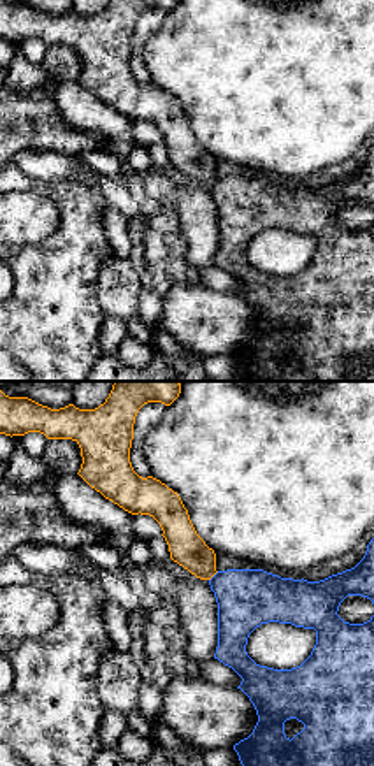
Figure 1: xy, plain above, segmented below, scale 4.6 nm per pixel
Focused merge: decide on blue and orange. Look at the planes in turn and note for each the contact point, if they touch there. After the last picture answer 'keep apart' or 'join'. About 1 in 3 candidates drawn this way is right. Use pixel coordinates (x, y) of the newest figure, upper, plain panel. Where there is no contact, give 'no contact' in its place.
(213, 183)

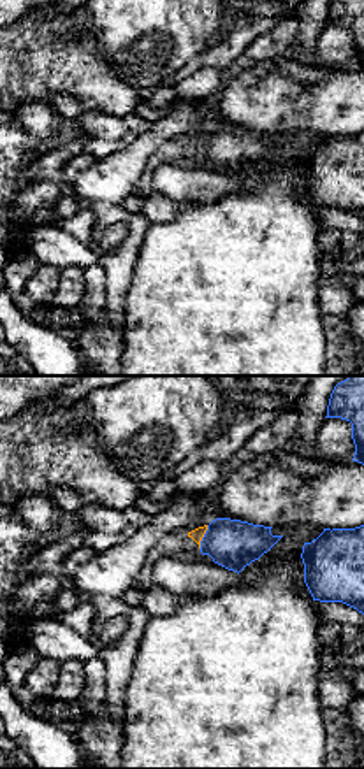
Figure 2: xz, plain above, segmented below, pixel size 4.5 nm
(204, 143)

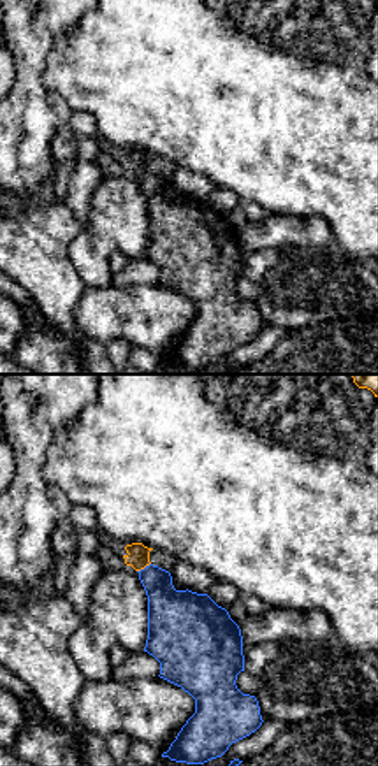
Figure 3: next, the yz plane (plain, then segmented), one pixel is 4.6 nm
(145, 174)

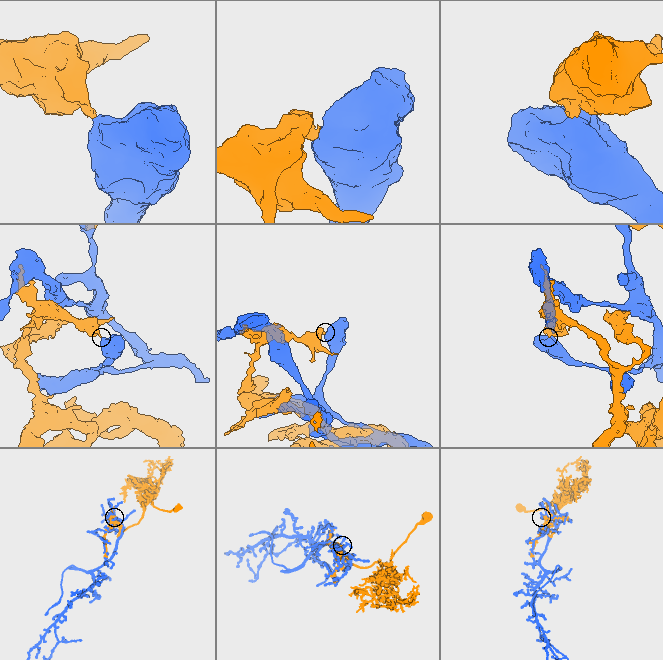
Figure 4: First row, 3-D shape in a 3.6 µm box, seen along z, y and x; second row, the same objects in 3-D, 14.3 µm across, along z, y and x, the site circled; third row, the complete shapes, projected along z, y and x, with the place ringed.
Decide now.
keep apart

